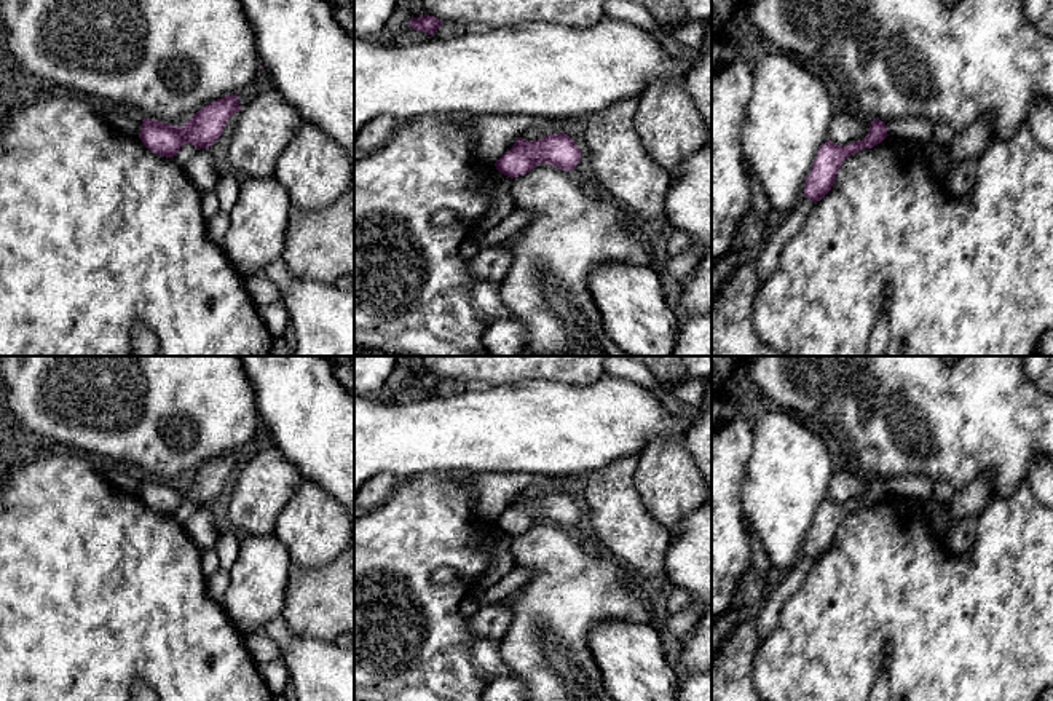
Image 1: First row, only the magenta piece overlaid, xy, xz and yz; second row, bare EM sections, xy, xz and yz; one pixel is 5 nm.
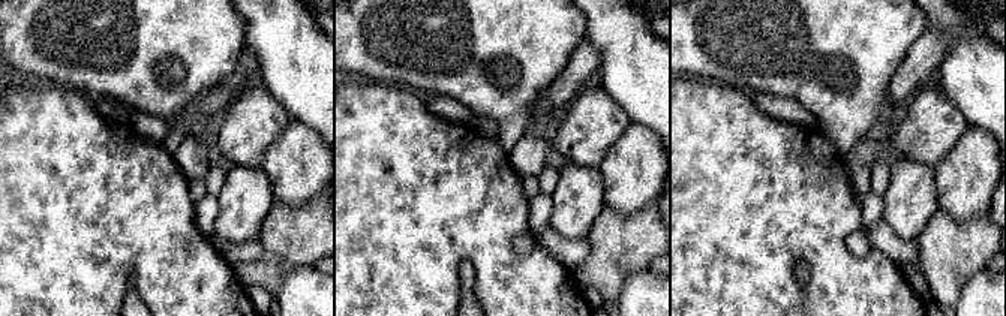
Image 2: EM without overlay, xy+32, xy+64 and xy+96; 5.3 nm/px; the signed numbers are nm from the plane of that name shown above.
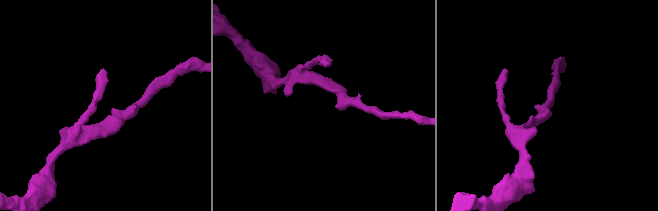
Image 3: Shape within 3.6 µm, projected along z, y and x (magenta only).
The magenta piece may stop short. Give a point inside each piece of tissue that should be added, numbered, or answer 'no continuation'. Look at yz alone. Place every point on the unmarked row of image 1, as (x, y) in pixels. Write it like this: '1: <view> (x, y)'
no continuation

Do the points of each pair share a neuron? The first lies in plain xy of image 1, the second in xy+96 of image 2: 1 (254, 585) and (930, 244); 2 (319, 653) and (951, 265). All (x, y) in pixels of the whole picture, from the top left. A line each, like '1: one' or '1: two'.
1: two
2: two

